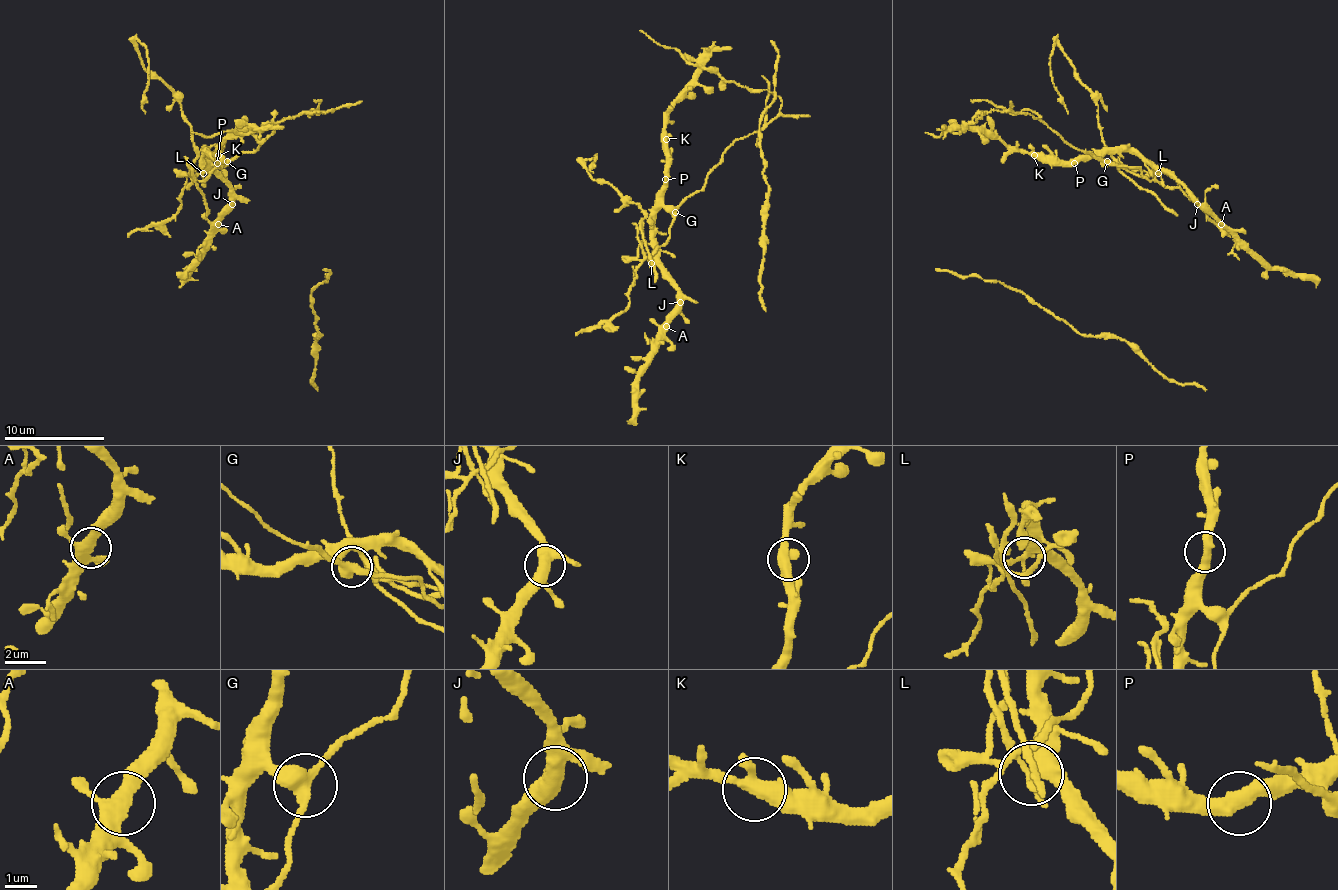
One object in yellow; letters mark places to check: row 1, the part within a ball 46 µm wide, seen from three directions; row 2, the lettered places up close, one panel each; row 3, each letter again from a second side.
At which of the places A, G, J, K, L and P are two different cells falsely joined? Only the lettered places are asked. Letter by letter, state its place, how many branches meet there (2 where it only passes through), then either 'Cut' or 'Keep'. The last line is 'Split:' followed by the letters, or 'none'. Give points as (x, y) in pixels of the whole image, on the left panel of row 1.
A: Place: (218, 224). Branches: 3. Keep
G: Place: (227, 161). Branches: 3. Cut
J: Place: (232, 204). Branches: 4. Keep
K: Place: (218, 155). Branches: 3. Keep
L: Place: (203, 173). Branches: 4. Cut
P: Place: (217, 163). Branches: 2. Keep
Split: G, L

